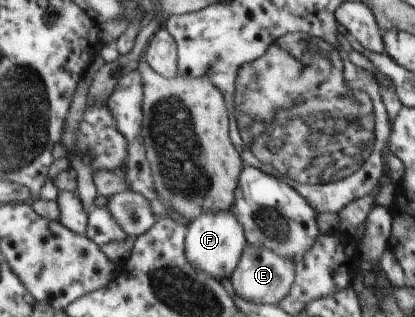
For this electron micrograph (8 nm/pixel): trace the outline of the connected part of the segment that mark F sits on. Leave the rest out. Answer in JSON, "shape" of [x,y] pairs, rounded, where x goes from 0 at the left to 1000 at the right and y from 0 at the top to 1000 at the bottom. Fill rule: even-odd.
{"shape":[[[499,669],[451,703],[446,792],[451,823],[480,858],[506,868],[520,883],[552,883],[578,826],[588,779],[595,773],[583,710],[552,669]]]}

